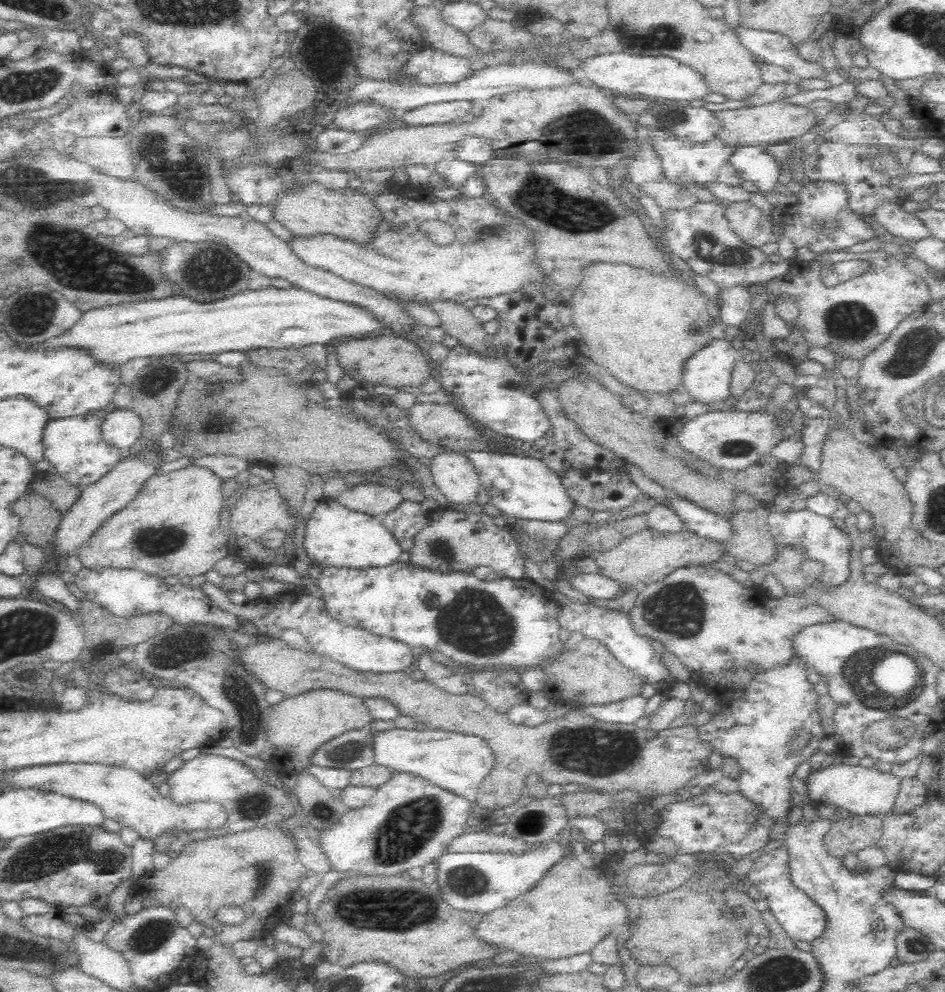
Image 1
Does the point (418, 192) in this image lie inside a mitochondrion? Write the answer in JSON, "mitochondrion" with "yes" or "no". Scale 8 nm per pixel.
{"mitochondrion":"no"}

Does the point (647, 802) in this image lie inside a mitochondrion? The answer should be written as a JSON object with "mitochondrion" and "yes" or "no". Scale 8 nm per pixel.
{"mitochondrion":"no"}

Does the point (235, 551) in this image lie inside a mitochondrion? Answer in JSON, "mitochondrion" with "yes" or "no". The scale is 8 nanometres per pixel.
{"mitochondrion":"no"}

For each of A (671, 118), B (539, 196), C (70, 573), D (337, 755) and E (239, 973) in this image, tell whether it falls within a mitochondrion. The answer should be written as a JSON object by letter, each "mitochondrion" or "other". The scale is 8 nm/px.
{"A":"mitochondrion","B":"mitochondrion","C":"other","D":"mitochondrion","E":"other"}

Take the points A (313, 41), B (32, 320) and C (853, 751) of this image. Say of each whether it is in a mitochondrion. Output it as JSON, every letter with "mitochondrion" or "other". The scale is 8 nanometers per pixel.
{"A":"other","B":"mitochondrion","C":"other"}

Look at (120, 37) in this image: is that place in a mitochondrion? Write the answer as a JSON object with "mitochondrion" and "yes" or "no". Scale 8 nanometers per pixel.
{"mitochondrion":"no"}

